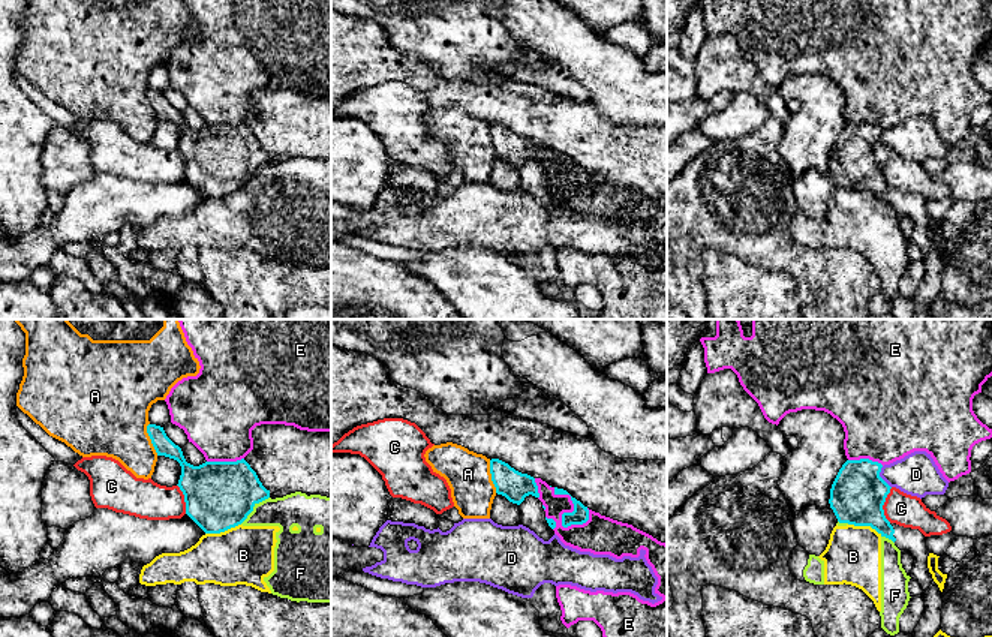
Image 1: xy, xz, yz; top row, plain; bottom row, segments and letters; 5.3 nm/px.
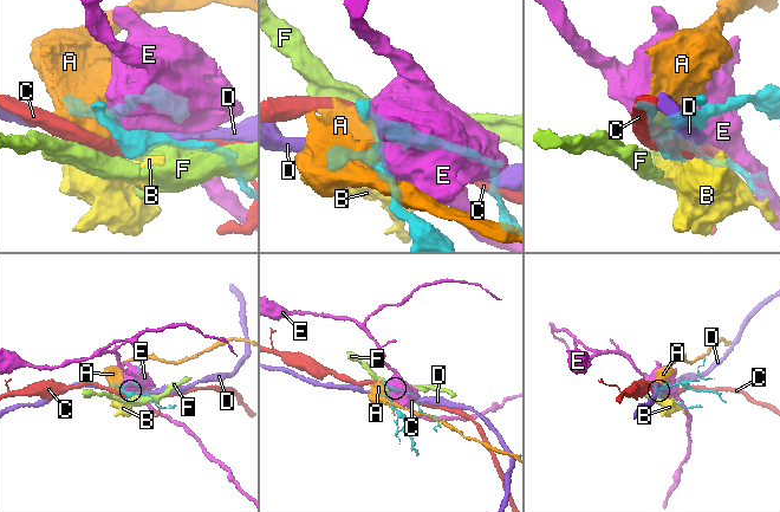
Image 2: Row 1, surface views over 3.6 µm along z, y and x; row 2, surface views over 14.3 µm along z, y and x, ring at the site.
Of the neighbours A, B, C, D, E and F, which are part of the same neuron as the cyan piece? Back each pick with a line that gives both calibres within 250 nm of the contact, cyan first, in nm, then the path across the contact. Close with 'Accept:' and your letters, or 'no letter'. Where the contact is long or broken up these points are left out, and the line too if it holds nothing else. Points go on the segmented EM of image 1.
Accept: no letter

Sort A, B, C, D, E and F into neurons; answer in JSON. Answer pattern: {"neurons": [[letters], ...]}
{"neurons": [["A"], ["B", "F"], ["C"], ["D"], ["E"]]}

